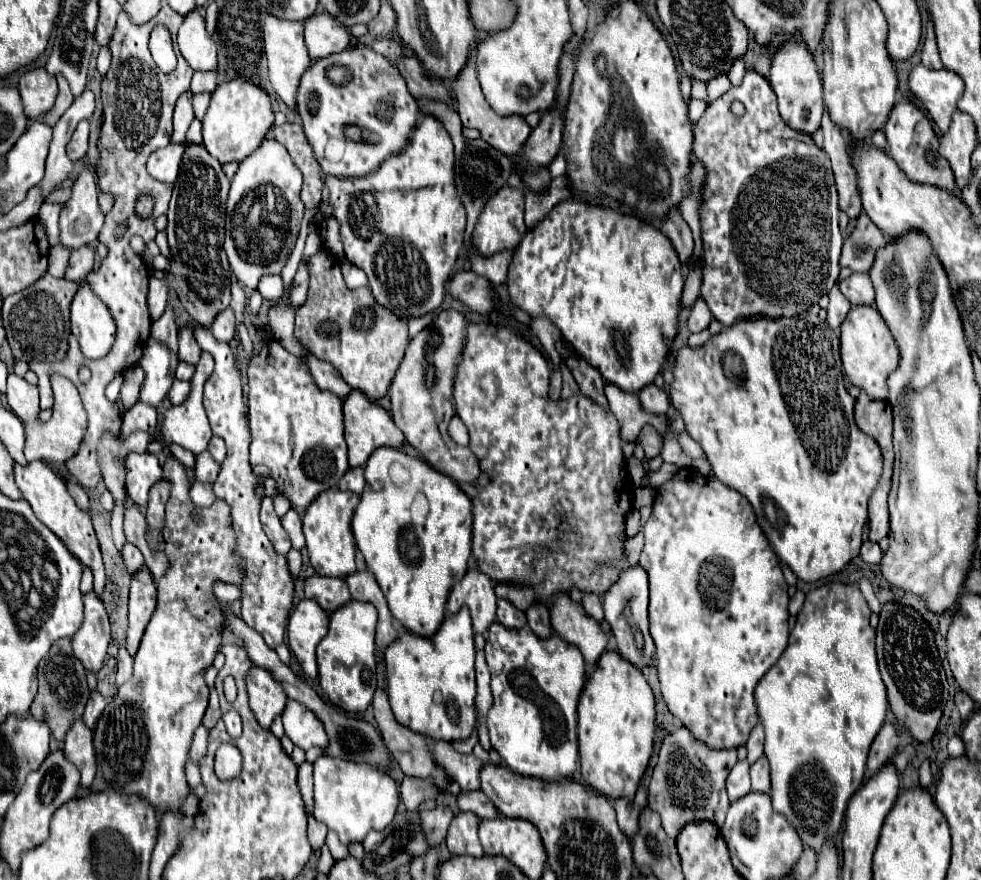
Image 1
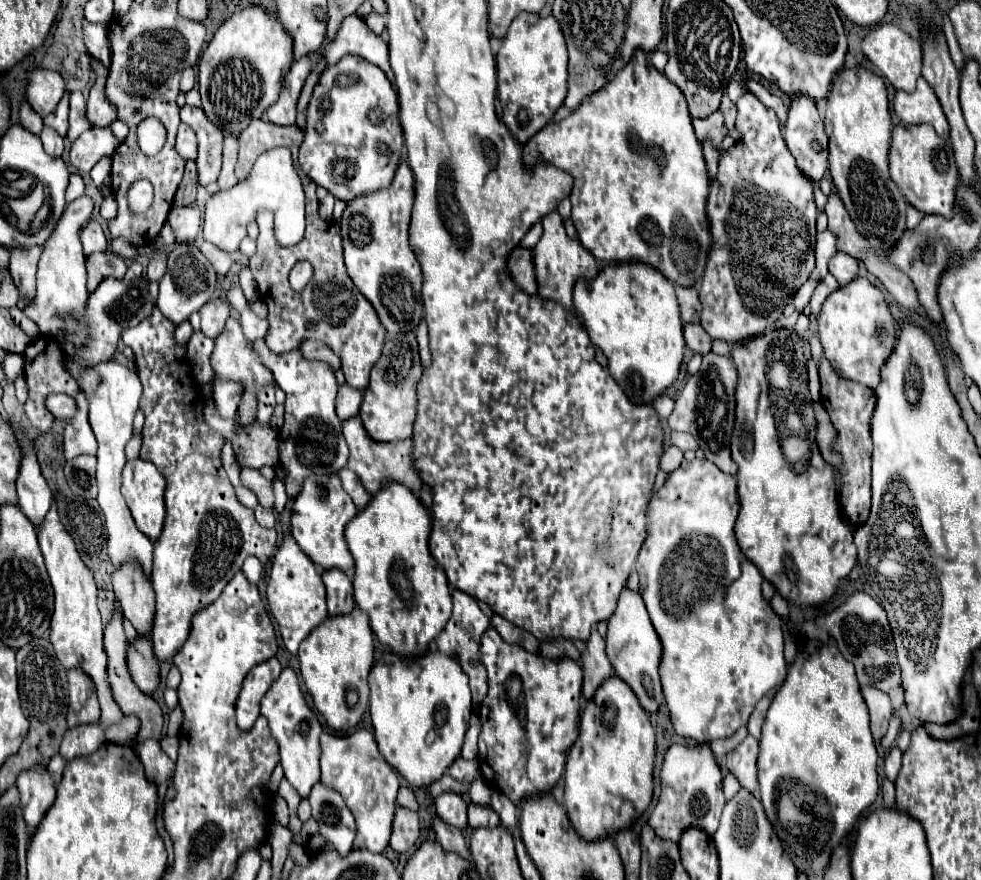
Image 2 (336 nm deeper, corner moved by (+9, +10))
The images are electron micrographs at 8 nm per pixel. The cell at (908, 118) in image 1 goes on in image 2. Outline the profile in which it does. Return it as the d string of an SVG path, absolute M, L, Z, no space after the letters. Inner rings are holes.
M895 125L889 149L889 167L891 167L891 179L913 207L917 207L927 215L935 213L951 217L959 171L953 159L951 145L945 139L937 137L931 125Z

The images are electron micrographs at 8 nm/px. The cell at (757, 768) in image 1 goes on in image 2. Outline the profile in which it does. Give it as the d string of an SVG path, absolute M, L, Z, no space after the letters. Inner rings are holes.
M749 735L737 749L733 749L727 755L727 769L739 779L741 787L745 787L751 793L757 791L757 767L755 767L757 751L759 751L757 739Z

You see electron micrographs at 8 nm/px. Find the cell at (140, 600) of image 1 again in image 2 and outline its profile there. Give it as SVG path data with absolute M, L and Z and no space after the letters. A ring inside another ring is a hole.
M137 635L133 641L127 641L127 669L129 669L129 675L131 679L135 681L135 685L151 695L155 689L157 689L157 683L159 683L159 667L155 665L155 657L151 657L151 639L145 635Z

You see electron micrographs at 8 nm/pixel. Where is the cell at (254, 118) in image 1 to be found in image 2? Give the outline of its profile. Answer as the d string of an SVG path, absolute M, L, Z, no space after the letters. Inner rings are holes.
M251 5L243 11L237 11L217 29L199 61L199 91L203 103L201 107L207 113L209 121L223 133L239 135L243 129L249 127L251 121L261 119L267 107L273 101L277 101L291 61L293 61L291 39L287 37L287 33L283 33L283 27L277 23L273 15L265 13L261 5Z

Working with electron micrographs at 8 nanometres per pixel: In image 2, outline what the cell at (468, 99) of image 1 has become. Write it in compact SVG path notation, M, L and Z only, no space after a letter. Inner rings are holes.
M557 211L545 215L541 219L541 223L543 223L543 235L541 235L539 243L531 249L539 297L543 297L545 301L555 301L555 303L563 305L565 311L571 311L571 307L573 307L571 289L573 289L575 281L579 277L587 277L587 279L595 277L595 273L599 271L599 263L587 249L583 249L581 241L567 237L567 233L563 229L563 219Z

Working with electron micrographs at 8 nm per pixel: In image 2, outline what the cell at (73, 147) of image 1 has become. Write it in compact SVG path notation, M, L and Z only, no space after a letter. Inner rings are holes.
M79 91L71 93L71 111L69 111L69 131L67 131L67 141L73 143L83 131L87 131L91 125L85 119L85 97Z

